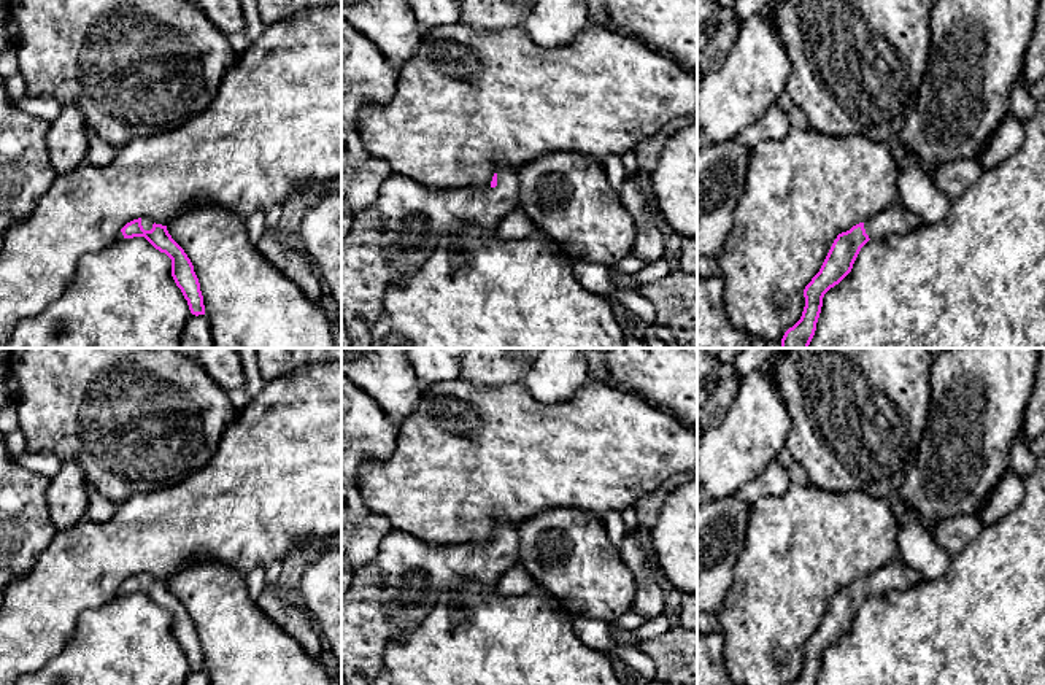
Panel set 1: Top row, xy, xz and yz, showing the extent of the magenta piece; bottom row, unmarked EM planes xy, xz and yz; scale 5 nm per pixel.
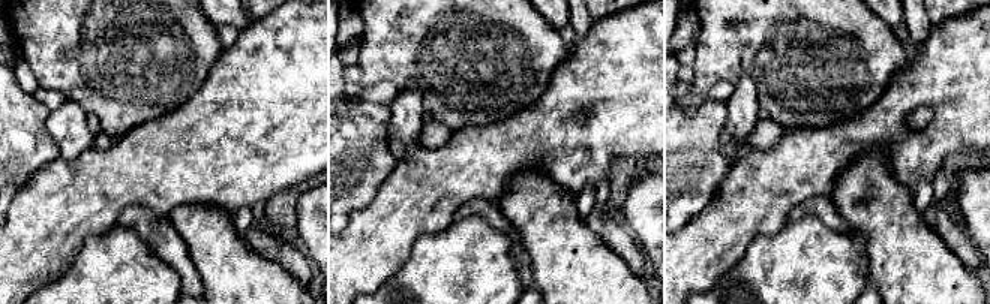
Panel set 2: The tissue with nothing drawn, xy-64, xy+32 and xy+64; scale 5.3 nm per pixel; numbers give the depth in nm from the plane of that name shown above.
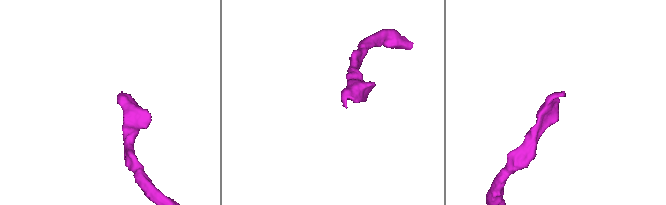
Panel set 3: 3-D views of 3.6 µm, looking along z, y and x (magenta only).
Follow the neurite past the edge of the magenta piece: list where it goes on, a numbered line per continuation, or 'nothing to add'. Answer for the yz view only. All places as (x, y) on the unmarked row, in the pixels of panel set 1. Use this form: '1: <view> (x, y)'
1: yz (896, 576)

